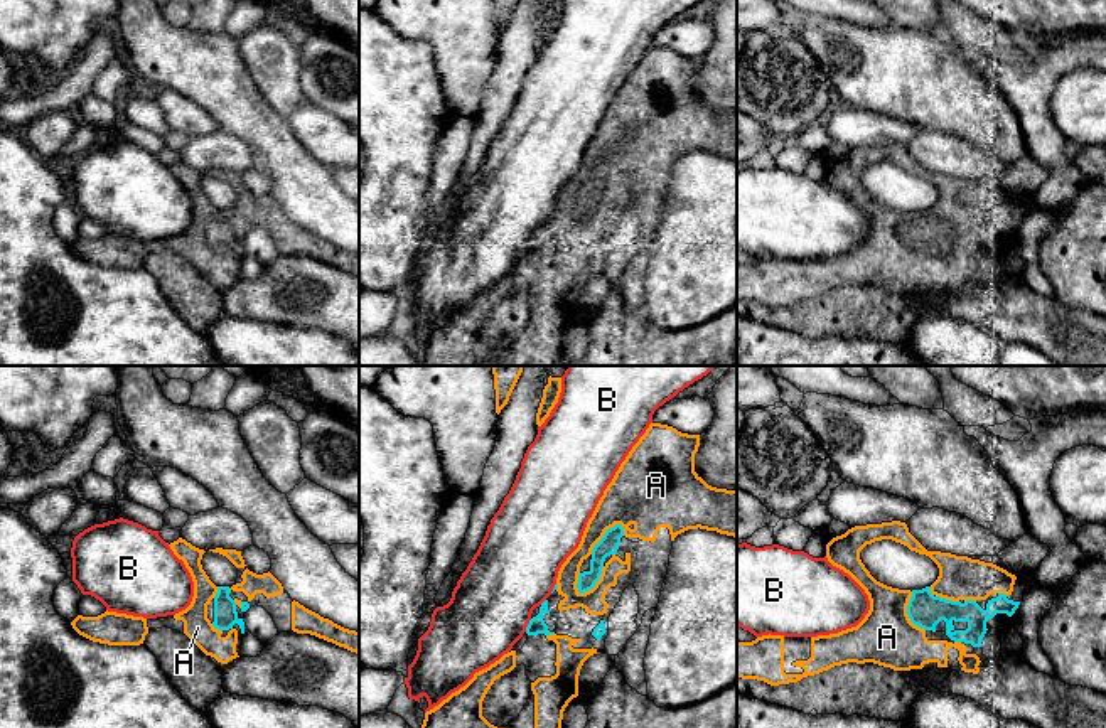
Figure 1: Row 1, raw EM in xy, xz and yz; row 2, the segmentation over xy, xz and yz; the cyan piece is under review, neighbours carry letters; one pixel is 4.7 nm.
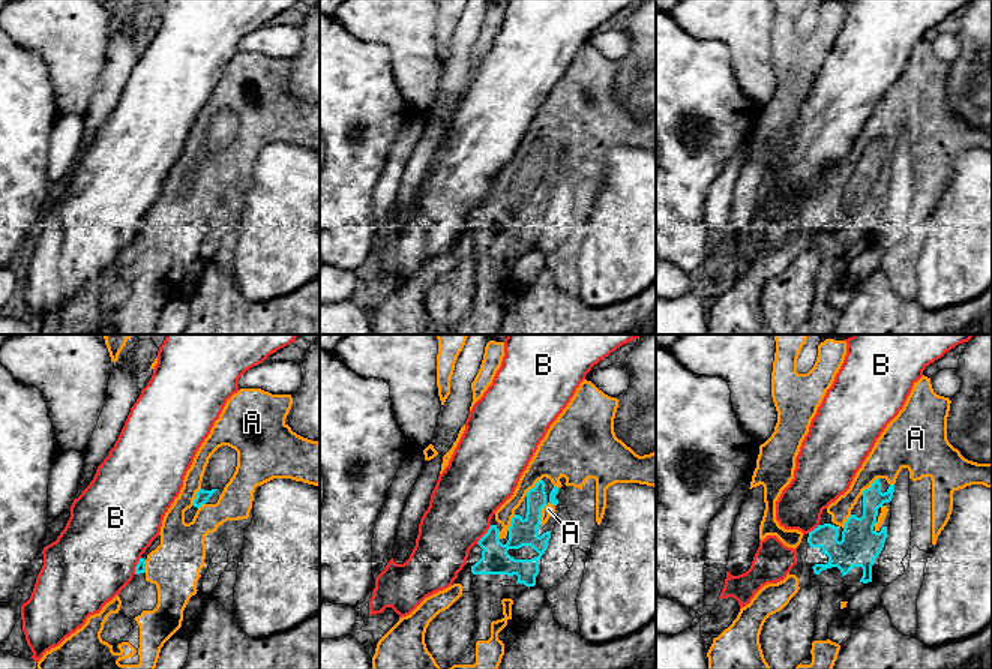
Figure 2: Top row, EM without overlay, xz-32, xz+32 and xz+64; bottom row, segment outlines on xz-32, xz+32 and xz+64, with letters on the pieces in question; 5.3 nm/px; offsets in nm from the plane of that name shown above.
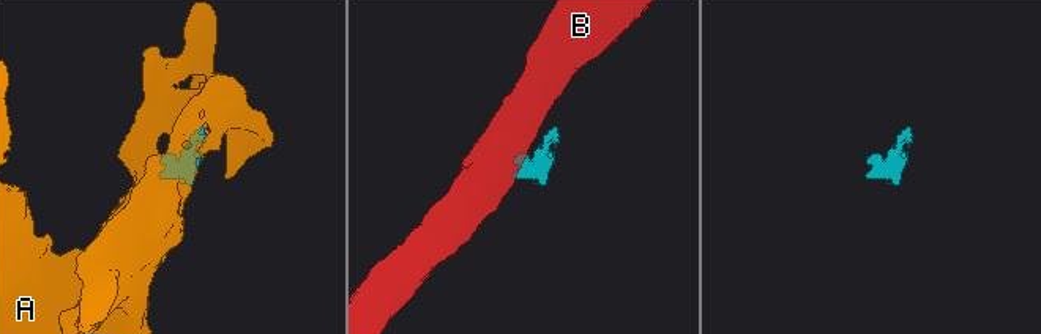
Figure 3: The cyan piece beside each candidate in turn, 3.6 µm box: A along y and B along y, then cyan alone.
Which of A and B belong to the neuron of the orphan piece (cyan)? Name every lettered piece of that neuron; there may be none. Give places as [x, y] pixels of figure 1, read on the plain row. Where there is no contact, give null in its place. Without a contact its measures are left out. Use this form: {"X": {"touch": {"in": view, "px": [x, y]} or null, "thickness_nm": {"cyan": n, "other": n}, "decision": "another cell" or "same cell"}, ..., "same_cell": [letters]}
{"A": {"touch": {"in": "xz", "px": [594, 208]}, "thickness_nm": {"cyan": 90, "other": 110}, "decision": "same cell"}, "B": {"touch": {"in": "xz", "px": [528, 248]}, "thickness_nm": {"cyan": 80, "other": 380}, "decision": "another cell"}, "same_cell": ["A"]}

